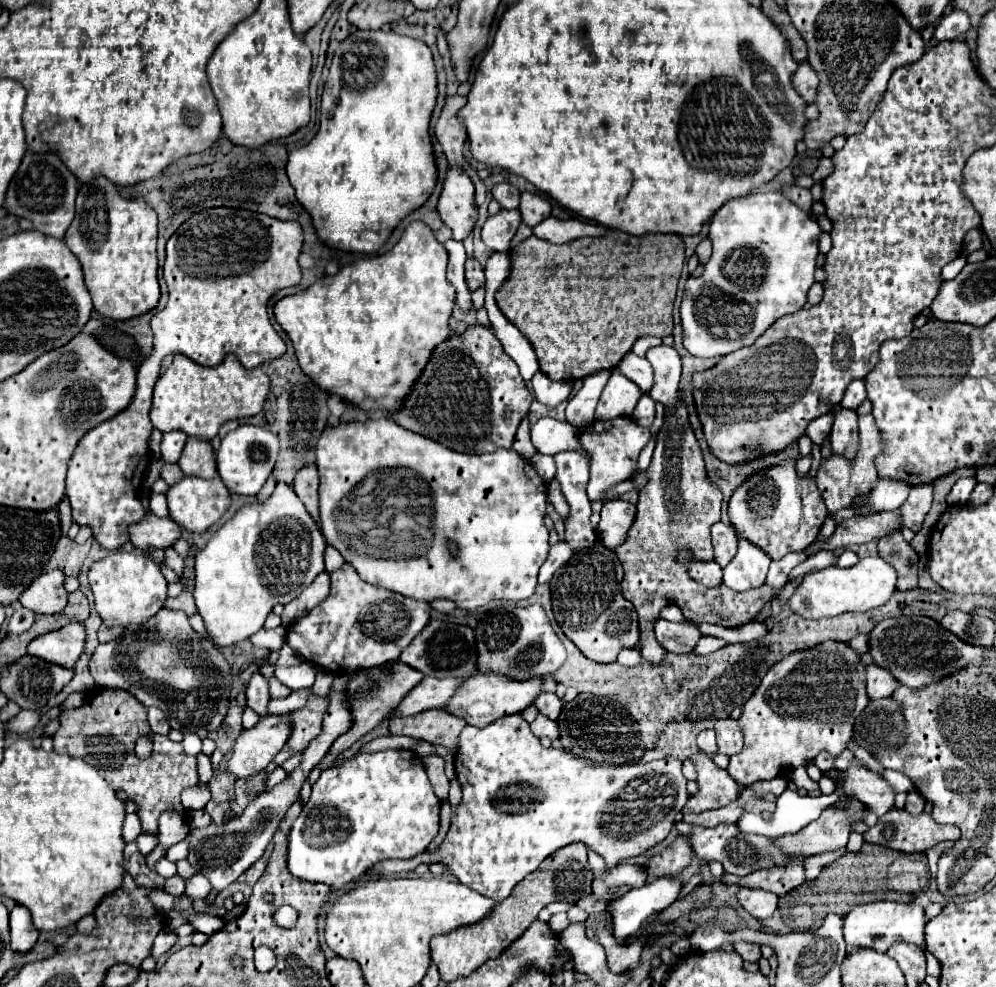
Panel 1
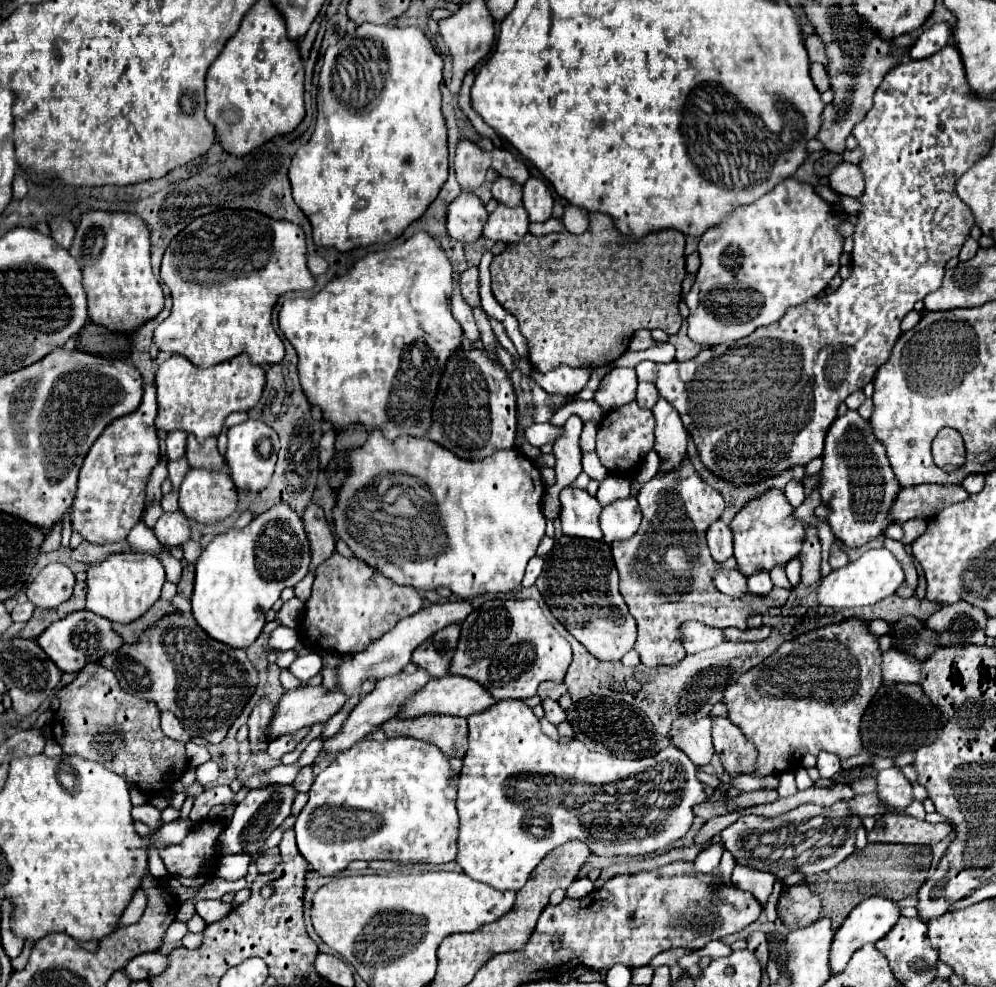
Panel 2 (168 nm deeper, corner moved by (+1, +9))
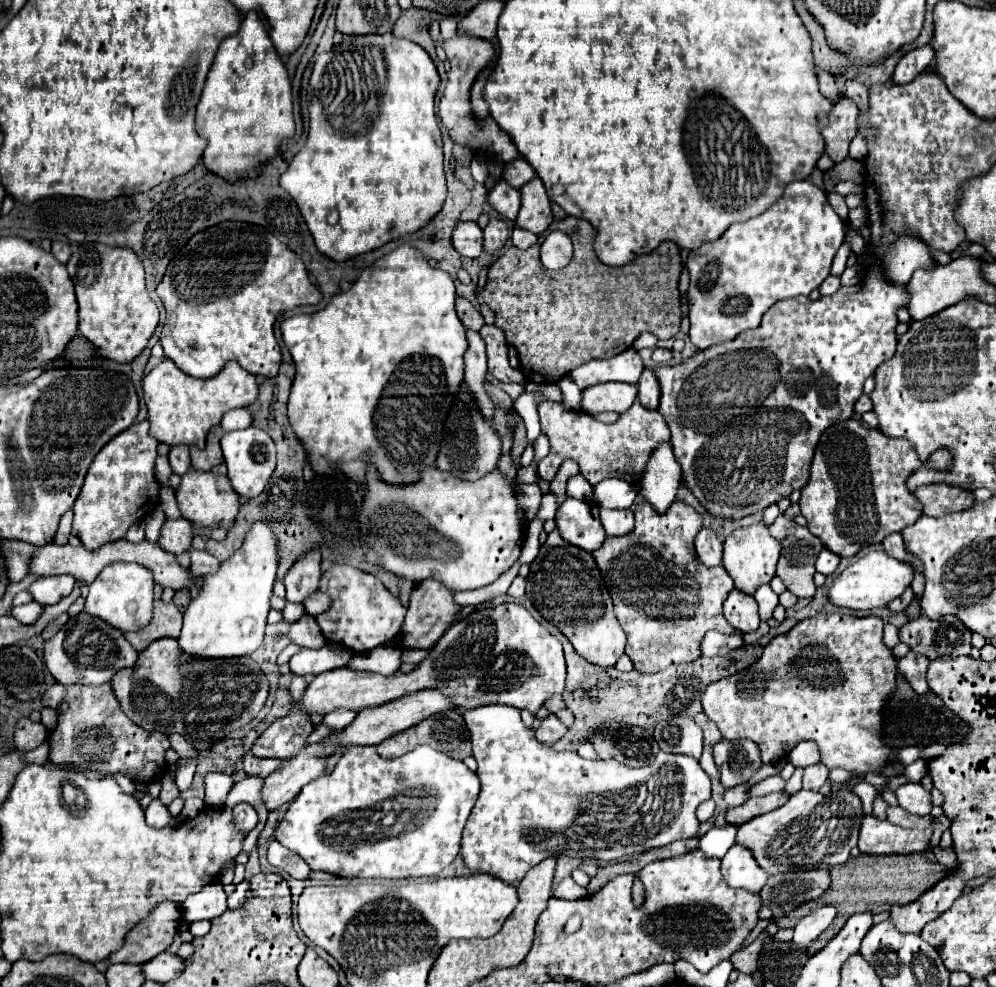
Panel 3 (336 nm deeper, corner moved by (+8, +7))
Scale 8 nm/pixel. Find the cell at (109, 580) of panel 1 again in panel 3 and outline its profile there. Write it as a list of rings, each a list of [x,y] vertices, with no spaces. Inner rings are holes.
[[[114,562],[108,564],[90,584],[84,610],[122,632],[140,630],[152,618],[152,588],[154,588],[154,578],[146,566],[136,562]]]

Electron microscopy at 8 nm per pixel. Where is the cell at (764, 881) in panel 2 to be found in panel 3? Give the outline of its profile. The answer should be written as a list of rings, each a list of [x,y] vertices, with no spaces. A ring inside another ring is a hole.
[[[734,844],[722,858],[722,876],[732,888],[742,888],[752,894],[760,894],[768,882],[768,874],[756,866],[756,860],[744,846]]]

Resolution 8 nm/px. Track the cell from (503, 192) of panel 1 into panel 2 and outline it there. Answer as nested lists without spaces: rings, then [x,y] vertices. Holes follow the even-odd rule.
[[[499,176],[491,188],[491,194],[493,198],[499,202],[499,204],[505,204],[509,208],[517,208],[521,206],[521,196],[523,196],[523,190],[521,190],[521,184],[517,184],[515,180],[511,178],[503,178]]]

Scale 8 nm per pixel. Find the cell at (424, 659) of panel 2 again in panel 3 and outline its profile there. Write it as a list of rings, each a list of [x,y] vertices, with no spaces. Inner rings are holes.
[[[406,650],[406,652],[402,654],[402,662],[408,662],[408,664],[418,666],[418,664],[424,662],[428,656],[430,656],[430,650]]]

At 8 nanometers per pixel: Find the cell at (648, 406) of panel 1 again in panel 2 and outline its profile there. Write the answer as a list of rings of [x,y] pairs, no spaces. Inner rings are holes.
[[[641,382],[639,390],[637,390],[637,404],[641,408],[653,408],[655,400],[659,400],[659,392],[655,388],[655,384],[651,382]]]

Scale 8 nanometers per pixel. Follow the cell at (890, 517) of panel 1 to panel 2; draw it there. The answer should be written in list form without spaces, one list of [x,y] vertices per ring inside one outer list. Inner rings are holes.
[[[921,484],[903,488],[899,498],[891,508],[891,520],[895,524],[903,524],[915,516],[933,518],[943,508],[967,500],[969,494],[961,486],[947,486],[947,484]]]

